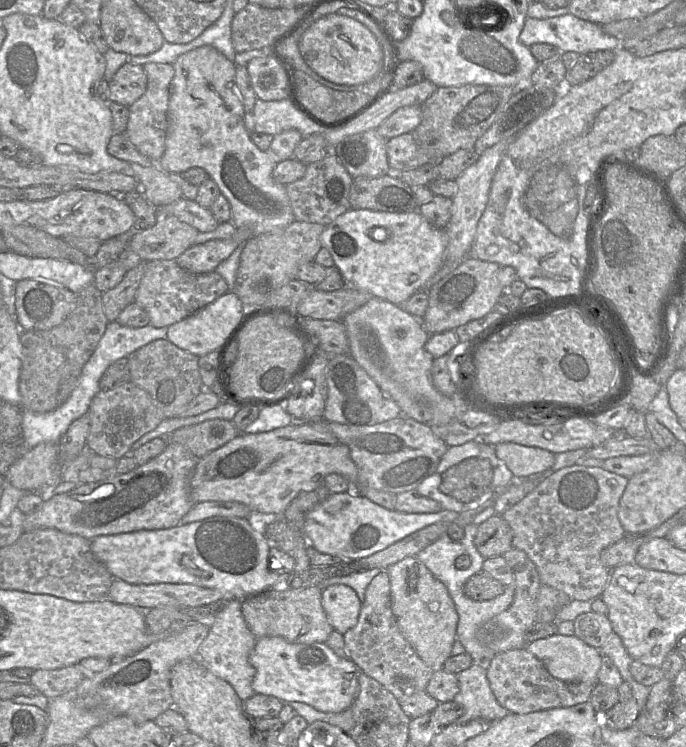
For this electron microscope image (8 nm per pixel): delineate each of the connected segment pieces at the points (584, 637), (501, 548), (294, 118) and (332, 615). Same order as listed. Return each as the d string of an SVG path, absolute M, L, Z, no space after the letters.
M594 611L582 613L573 621L575 636L586 644L601 649L613 632L607 615Z
M494 515L478 525L475 546L484 559L503 556L512 548L512 538L508 522Z
M257 98L253 114L255 131L260 133L277 135L287 130L297 130L304 137L325 131L288 99L265 101Z
M331 585L321 591L323 609L333 630L345 634L358 622L362 602L349 586Z

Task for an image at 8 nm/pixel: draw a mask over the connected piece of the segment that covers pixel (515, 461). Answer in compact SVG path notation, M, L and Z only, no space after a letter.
M513 442L498 443L494 447L497 457L504 461L515 478L550 470L555 461L554 453L539 447Z

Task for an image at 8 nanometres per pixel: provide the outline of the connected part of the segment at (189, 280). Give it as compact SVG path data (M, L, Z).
M153 260L147 262L134 302L148 313L150 325L160 328L181 321L228 291L227 282L216 271L194 274L181 268L175 260Z

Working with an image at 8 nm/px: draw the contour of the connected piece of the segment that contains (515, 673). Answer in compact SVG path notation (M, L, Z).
M526 648L496 654L487 668L487 678L499 704L515 714L572 707L588 702L595 685L584 682L566 682L555 678Z

